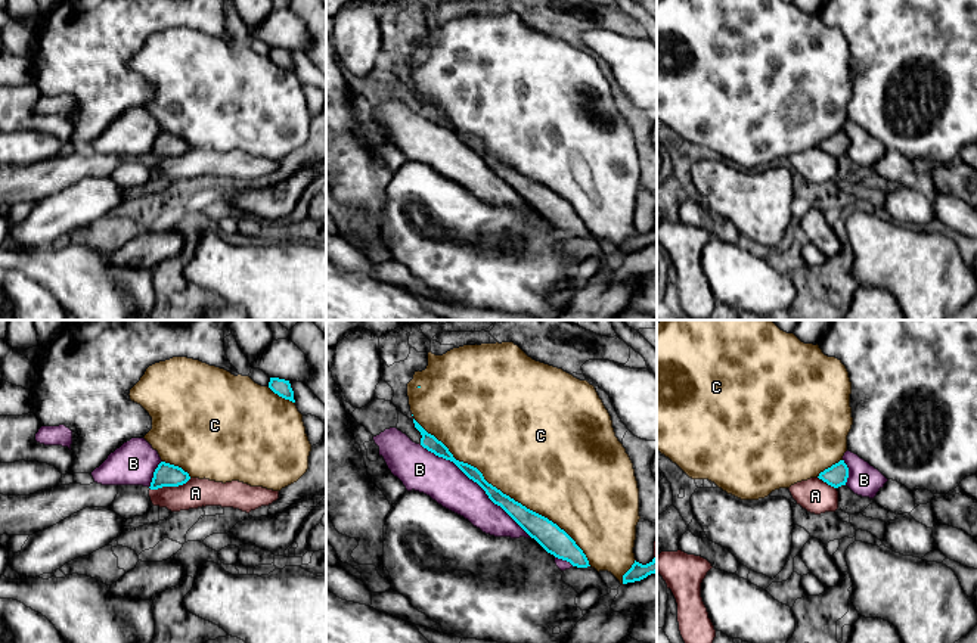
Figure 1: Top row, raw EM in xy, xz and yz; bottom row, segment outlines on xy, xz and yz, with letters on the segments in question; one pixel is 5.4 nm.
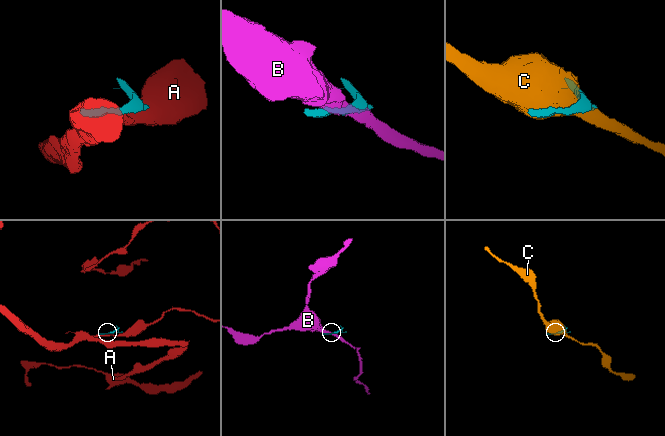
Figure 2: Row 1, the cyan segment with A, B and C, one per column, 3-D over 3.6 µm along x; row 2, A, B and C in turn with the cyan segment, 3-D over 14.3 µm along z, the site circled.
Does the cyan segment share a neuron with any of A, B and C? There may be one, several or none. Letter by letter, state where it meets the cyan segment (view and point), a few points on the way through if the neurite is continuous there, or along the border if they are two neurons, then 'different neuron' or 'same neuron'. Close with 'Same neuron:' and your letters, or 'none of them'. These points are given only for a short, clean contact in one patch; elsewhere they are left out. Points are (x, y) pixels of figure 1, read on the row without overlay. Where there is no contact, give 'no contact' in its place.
A: contact xy (170, 155); different neuron
B: contact xz (477, 152); different neuron
C: contact xz (505, 164); different neuron
Same neuron: none of them

